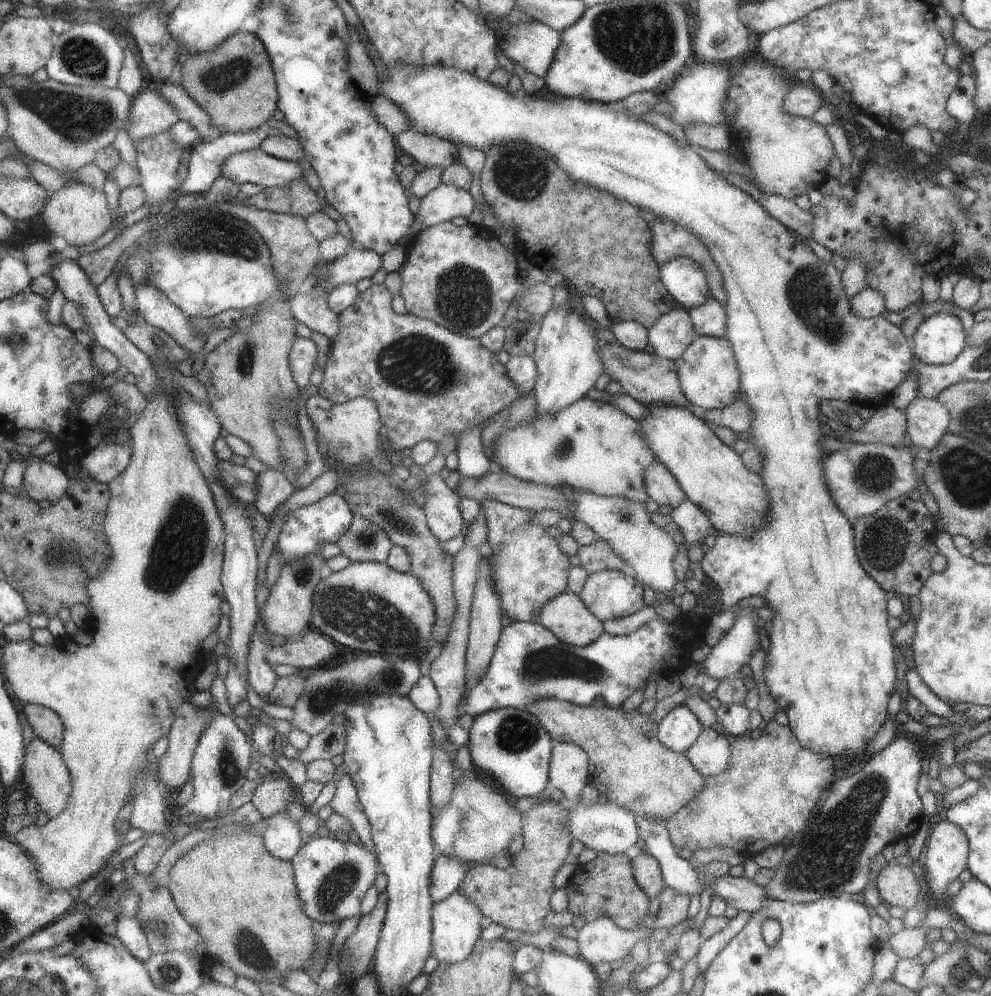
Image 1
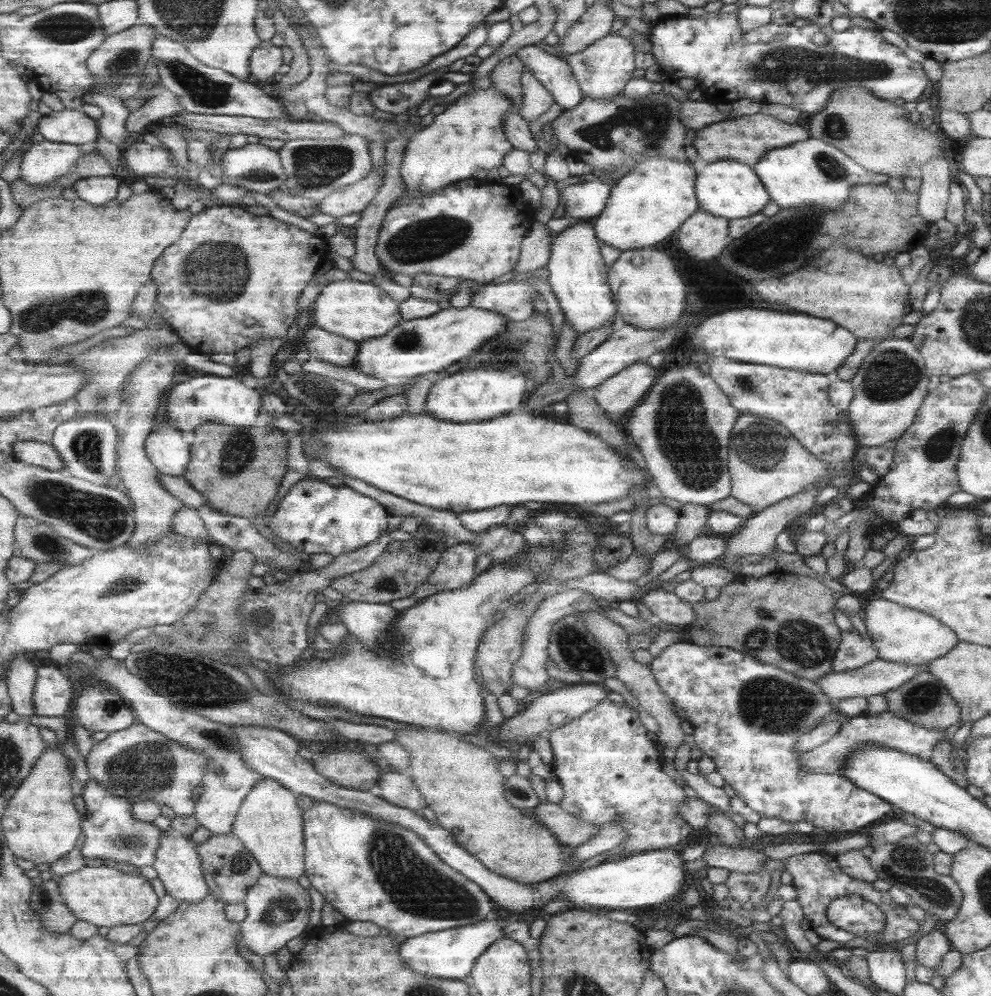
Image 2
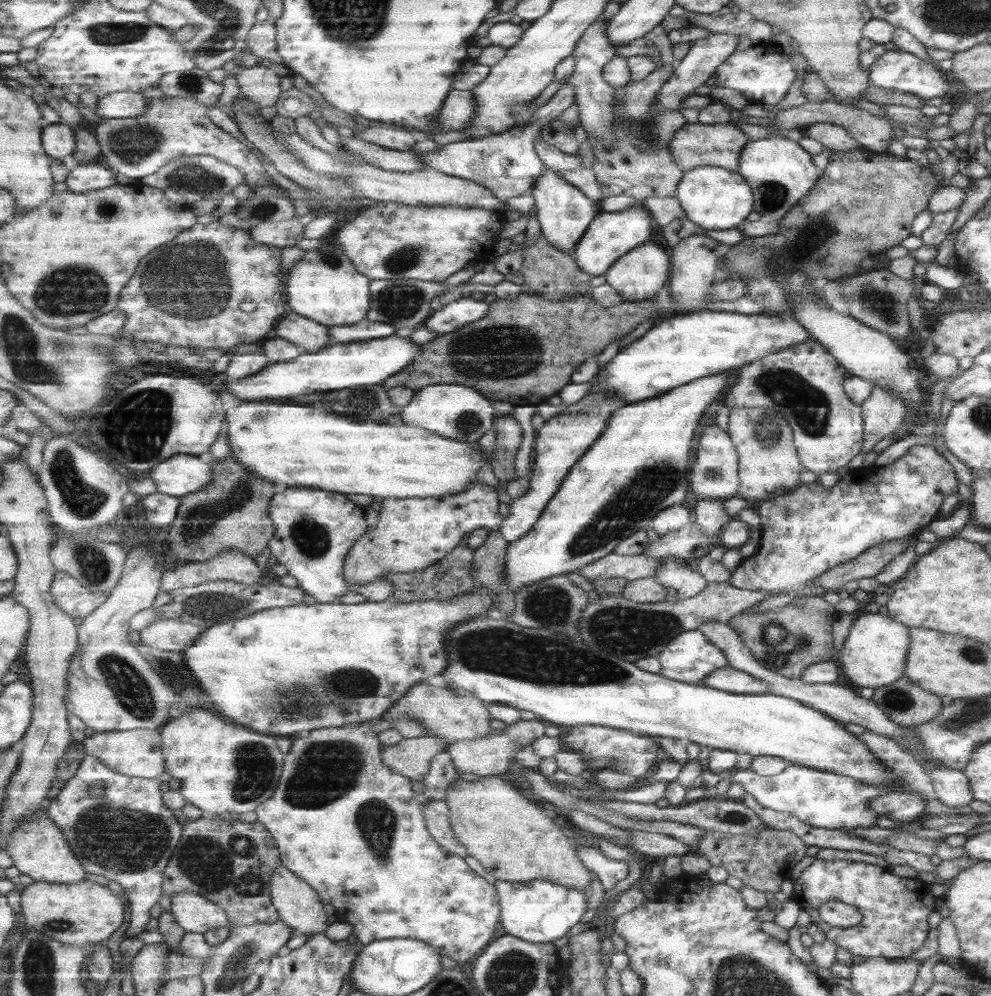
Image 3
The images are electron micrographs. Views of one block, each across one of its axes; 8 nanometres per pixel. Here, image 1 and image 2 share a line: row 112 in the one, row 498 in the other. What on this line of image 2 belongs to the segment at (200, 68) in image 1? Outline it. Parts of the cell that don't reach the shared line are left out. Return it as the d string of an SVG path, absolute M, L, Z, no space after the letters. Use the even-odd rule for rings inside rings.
M211 421L200 424L194 433L191 462L184 478L207 498L213 510L245 518L263 516L287 474L290 435L271 425L244 427Z

